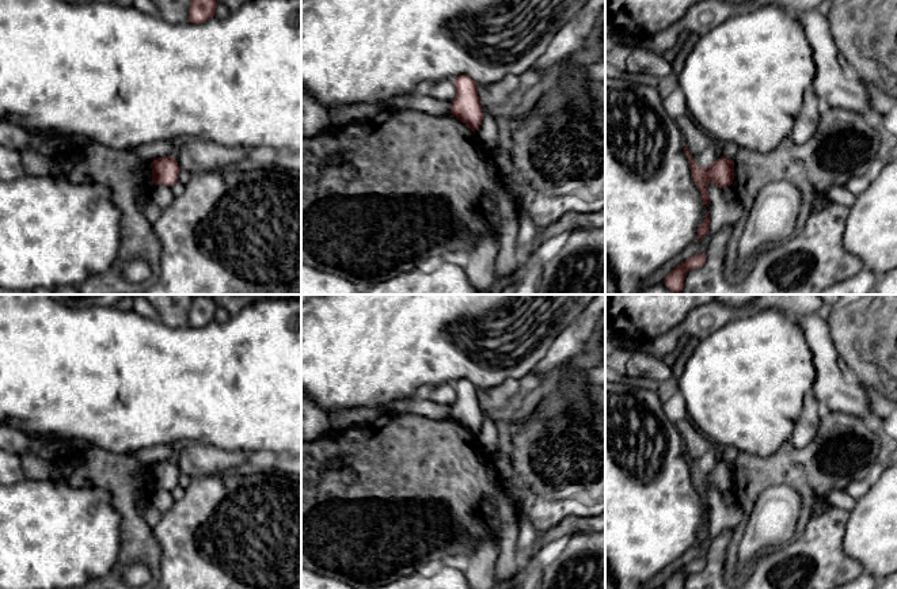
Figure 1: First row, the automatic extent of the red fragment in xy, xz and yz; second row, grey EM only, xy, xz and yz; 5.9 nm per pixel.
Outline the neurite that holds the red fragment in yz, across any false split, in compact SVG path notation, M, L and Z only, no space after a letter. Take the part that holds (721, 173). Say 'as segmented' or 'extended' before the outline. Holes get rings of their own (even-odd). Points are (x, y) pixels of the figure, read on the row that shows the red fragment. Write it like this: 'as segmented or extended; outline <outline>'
as segmented; outline M684 142L684 152L688 157L692 178L702 194L703 204L710 206L707 186L714 183L717 187L723 189L733 185L734 179L734 160L725 156L717 159L711 166L699 167L688 152L687 144Z

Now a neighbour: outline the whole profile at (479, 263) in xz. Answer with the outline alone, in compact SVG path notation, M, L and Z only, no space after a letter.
M487 235L483 236L476 248L464 258L468 280L479 293L490 290L495 278L494 261L498 251L498 235Z

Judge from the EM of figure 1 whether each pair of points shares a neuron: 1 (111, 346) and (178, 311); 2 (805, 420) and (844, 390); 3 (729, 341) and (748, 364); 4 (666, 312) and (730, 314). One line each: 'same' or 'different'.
1: different
2: different
3: same
4: different

